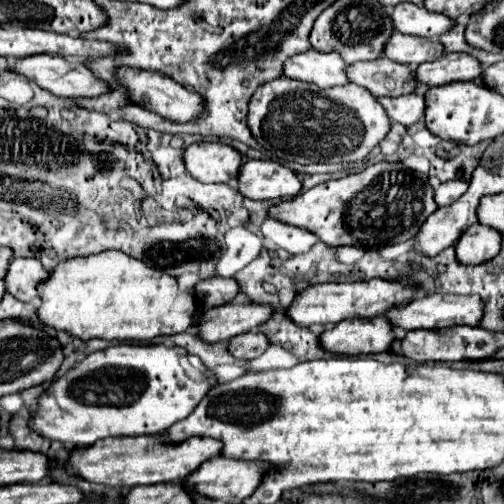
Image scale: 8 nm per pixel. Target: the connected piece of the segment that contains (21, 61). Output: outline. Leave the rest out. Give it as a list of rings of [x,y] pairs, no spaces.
[[[36,54],[36,56],[26,56],[18,58],[10,64],[8,68],[14,74],[20,74],[28,78],[30,82],[36,82],[40,88],[60,96],[60,98],[82,98],[82,96],[98,96],[108,90],[106,82],[94,78],[94,74],[78,60],[68,60],[62,56],[52,56],[52,54]]]

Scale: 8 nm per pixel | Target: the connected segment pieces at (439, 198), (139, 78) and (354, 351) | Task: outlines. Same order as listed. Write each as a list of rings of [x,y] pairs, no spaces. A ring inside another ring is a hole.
[[[450,180],[450,184],[440,184],[438,188],[434,188],[434,198],[438,206],[448,206],[454,200],[458,200],[464,192],[466,192],[468,184],[464,180]]]
[[[120,66],[116,68],[116,78],[118,78],[118,84],[122,84],[128,92],[128,98],[136,104],[140,104],[142,108],[166,118],[166,120],[172,120],[172,122],[190,122],[190,120],[196,120],[200,118],[200,114],[204,112],[204,106],[206,106],[206,100],[194,92],[194,90],[188,90],[186,86],[178,84],[176,80],[172,80],[170,76],[162,74],[162,72],[156,72],[156,70],[142,70],[142,68],[130,68],[130,66]]]
[[[384,316],[376,318],[354,318],[342,320],[332,328],[324,330],[318,338],[318,344],[342,356],[360,356],[360,354],[376,354],[390,348],[394,340],[394,332]]]

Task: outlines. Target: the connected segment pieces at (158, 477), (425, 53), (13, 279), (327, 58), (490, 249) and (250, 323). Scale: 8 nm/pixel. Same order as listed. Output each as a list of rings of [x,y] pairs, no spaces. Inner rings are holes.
[[[132,436],[132,438],[104,438],[96,444],[74,448],[66,462],[66,472],[80,476],[94,484],[106,486],[138,486],[138,484],[158,484],[174,482],[186,478],[204,460],[220,454],[220,442],[212,438],[192,436],[182,444],[166,444],[162,436]]]
[[[394,32],[388,38],[388,44],[384,46],[384,56],[408,56],[408,58],[390,58],[400,64],[406,64],[410,68],[426,62],[426,60],[416,60],[416,58],[438,58],[444,54],[444,48],[438,40],[424,40],[420,36],[408,36]]]
[[[12,258],[8,272],[4,276],[4,284],[8,288],[8,294],[12,294],[16,300],[32,302],[36,300],[36,284],[40,284],[46,278],[46,270],[36,258]]]
[[[310,48],[308,52],[296,54],[284,62],[284,76],[312,82],[318,88],[330,88],[348,84],[344,68],[346,64],[338,52],[324,54]]]
[[[474,224],[454,244],[456,260],[462,264],[484,264],[500,252],[500,234],[492,228]]]
[[[224,304],[220,308],[200,312],[196,336],[208,344],[230,340],[238,334],[260,328],[272,314],[270,306],[260,304]]]

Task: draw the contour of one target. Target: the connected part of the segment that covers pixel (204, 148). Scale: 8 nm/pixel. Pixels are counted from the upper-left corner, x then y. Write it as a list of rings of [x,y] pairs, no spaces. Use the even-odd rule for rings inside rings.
[[[198,142],[184,150],[186,170],[200,182],[234,184],[242,166],[242,154],[222,142]]]

